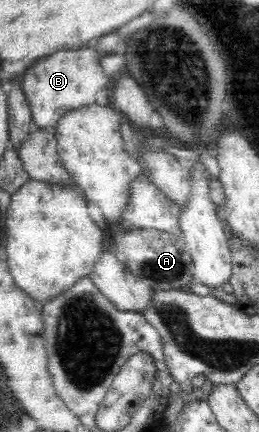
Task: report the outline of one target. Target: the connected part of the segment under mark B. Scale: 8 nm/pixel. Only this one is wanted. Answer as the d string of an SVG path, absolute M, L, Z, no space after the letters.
M96 49L70 50L70 52L55 52L50 56L36 61L22 75L22 92L28 101L33 119L33 127L51 133L58 126L67 111L96 103L98 93L109 84L109 79L100 67Z

